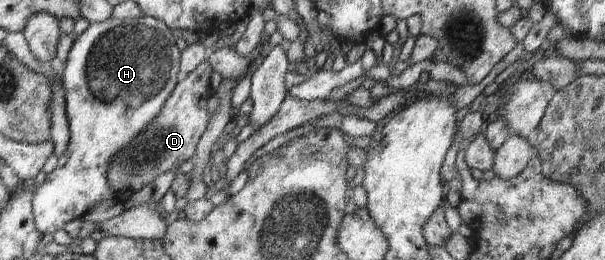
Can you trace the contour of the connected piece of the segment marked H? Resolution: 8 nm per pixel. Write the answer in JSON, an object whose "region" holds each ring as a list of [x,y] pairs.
{"region":[[[145,16],[132,20],[112,17],[106,22],[92,23],[76,38],[62,72],[65,114],[70,130],[68,148],[58,158],[58,166],[50,174],[45,174],[44,184],[33,187],[32,213],[35,226],[42,235],[62,230],[69,221],[83,217],[97,202],[116,199],[108,182],[110,164],[120,152],[130,148],[134,138],[138,138],[152,120],[158,118],[158,112],[162,112],[179,82],[181,51],[176,41],[166,24]]]}

